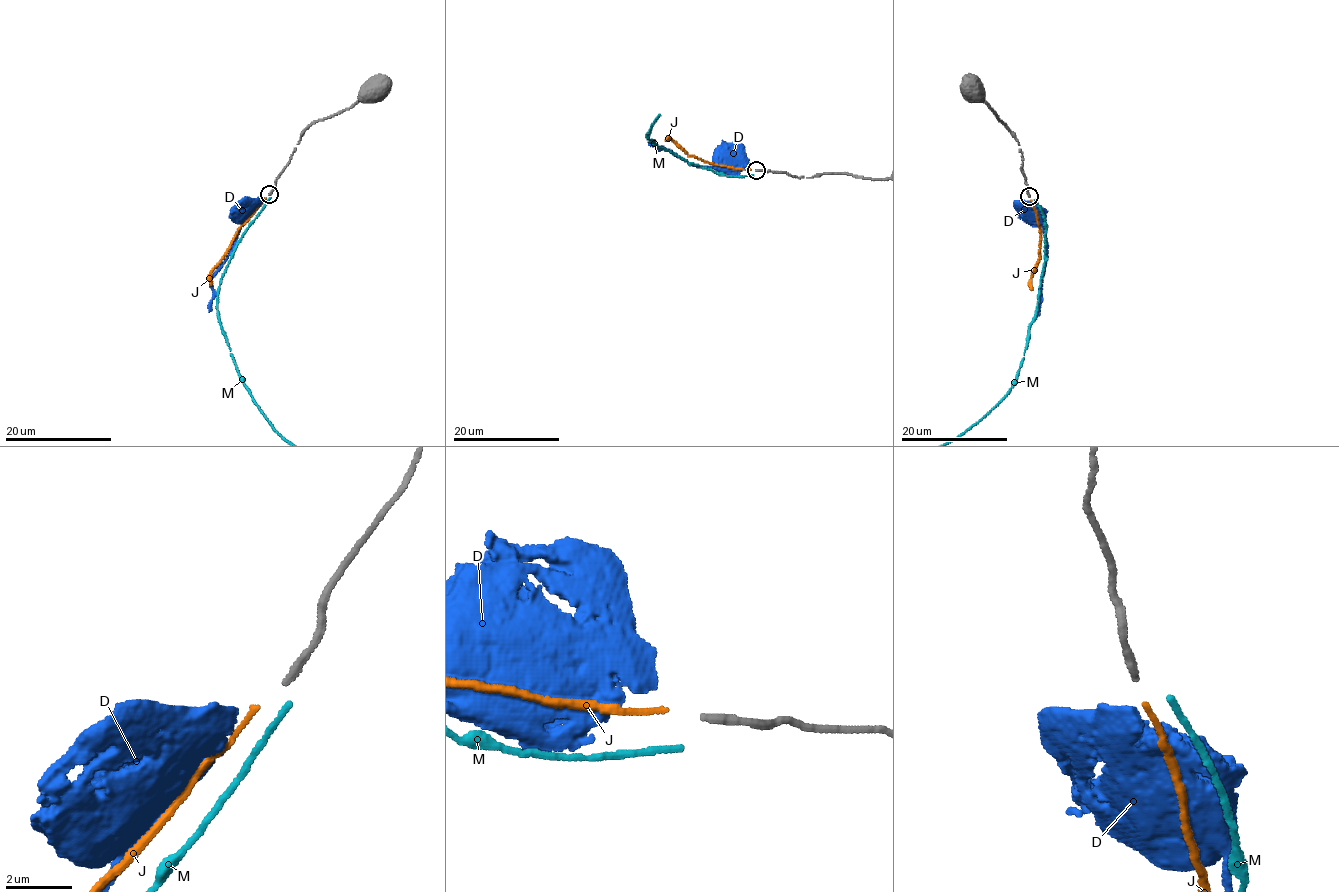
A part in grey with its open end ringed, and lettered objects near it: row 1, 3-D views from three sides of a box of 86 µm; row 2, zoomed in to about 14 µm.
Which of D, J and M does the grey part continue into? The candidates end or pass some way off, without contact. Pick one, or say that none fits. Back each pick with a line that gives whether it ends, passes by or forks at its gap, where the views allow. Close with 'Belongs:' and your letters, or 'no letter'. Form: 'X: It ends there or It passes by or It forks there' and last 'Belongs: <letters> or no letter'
J: It ends there
Belongs: J

